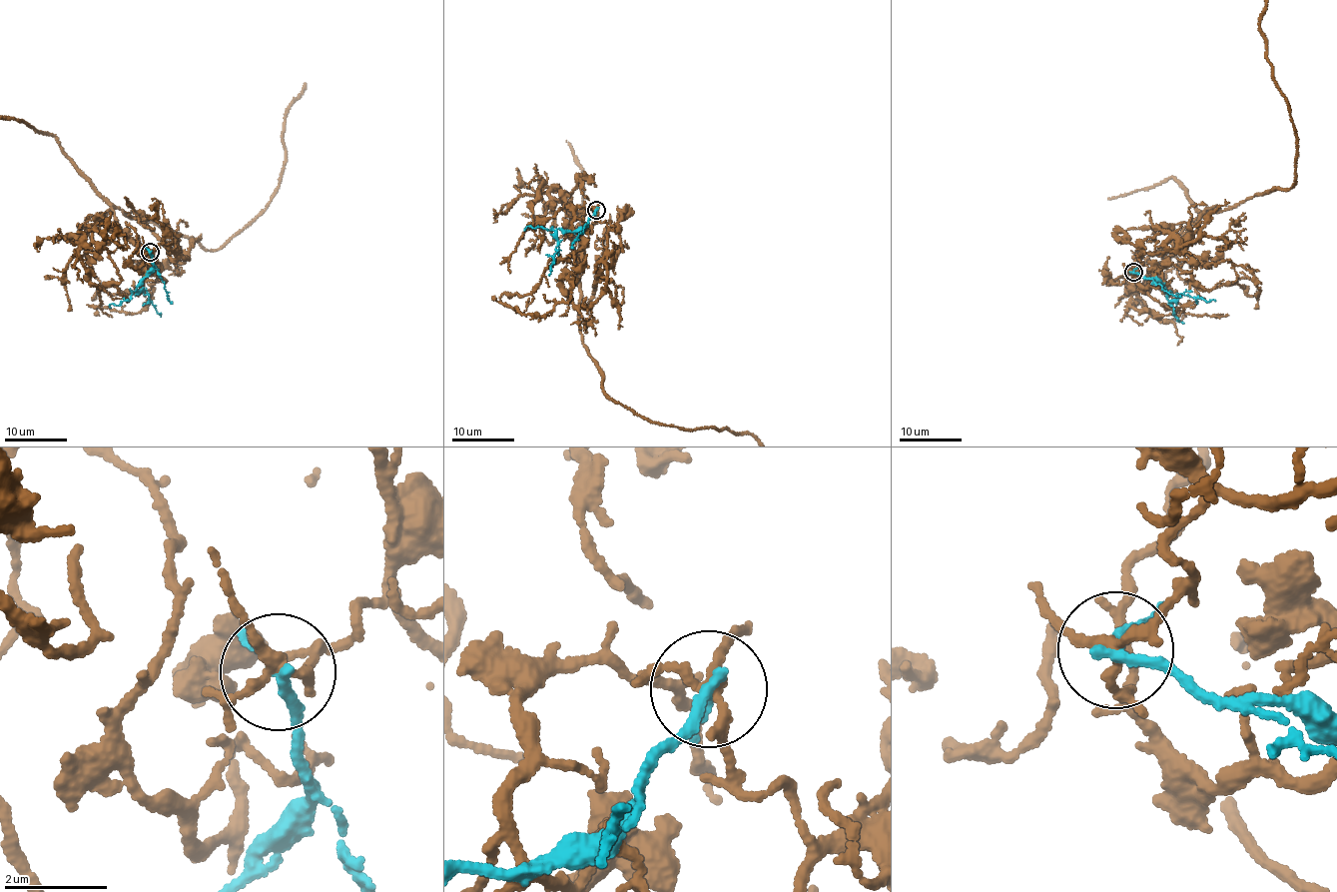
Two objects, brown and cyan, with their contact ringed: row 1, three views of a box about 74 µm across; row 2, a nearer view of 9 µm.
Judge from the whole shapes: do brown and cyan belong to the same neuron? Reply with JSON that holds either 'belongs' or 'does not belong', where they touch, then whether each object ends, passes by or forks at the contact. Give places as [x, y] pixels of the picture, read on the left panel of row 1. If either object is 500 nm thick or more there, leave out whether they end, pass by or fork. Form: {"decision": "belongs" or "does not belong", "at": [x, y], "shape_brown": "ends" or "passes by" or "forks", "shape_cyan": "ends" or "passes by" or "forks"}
{"decision": "does not belong", "at": [150, 252], "shape_brown": "forks", "shape_cyan": "passes by"}

